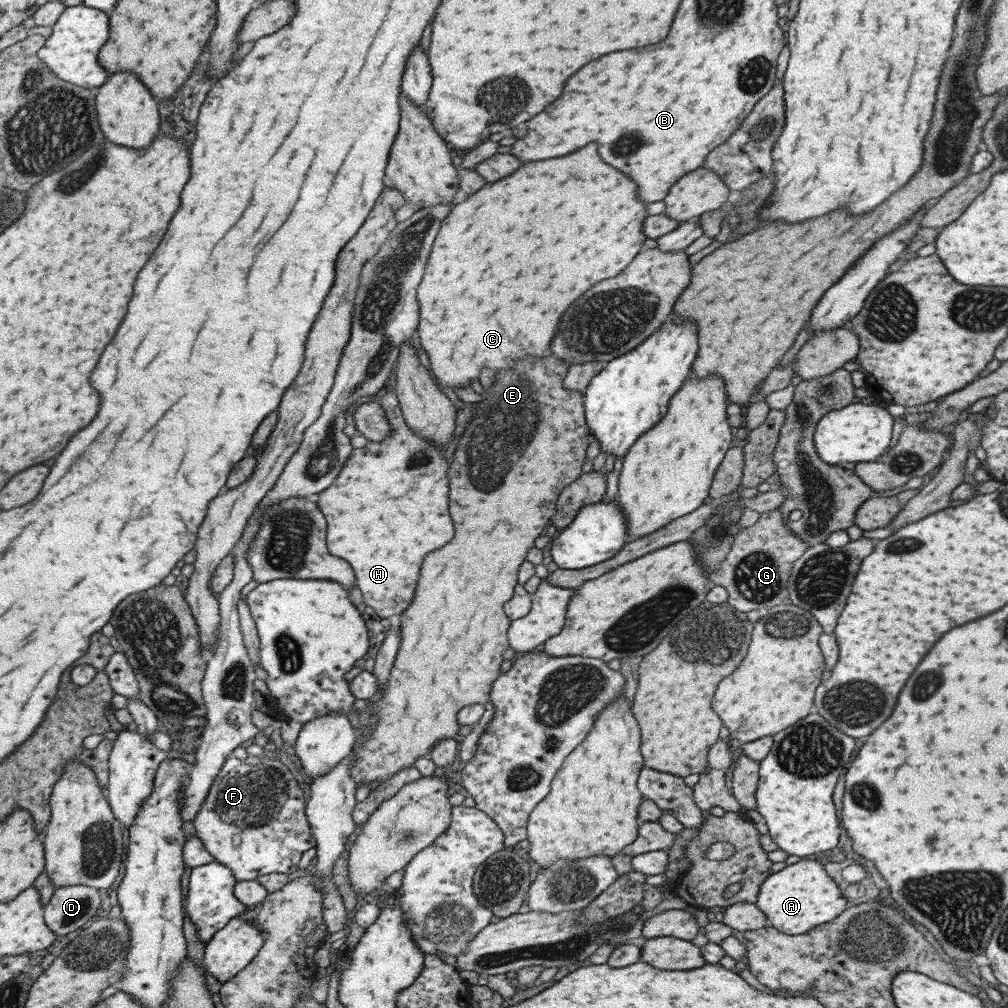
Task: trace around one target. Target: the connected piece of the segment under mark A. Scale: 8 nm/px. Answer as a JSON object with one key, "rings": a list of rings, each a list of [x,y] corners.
{"rings":[[[802,860],[771,874],[760,885],[755,905],[766,915],[769,926],[784,934],[799,935],[834,920],[847,909],[847,899],[840,890],[820,862]]]}

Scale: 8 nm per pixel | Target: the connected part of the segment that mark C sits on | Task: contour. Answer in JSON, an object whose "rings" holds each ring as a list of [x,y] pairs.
{"rings":[[[588,144],[588,146],[580,148],[576,154],[572,152],[568,156],[560,156],[556,160],[524,164],[522,168],[512,172],[512,176],[506,176],[494,184],[486,184],[482,190],[478,190],[472,196],[460,196],[448,216],[445,216],[442,221],[442,228],[433,242],[424,278],[418,288],[418,301],[421,305],[417,332],[422,348],[430,356],[432,374],[442,382],[442,386],[450,386],[450,388],[468,386],[474,378],[478,378],[480,368],[488,366],[492,370],[508,370],[514,366],[512,360],[524,358],[524,354],[540,354],[540,358],[544,358],[544,354],[550,354],[548,346],[550,346],[552,336],[556,334],[556,326],[558,326],[562,312],[566,312],[566,308],[578,296],[582,296],[586,290],[590,290],[600,280],[620,274],[624,268],[628,267],[628,262],[632,263],[632,259],[644,248],[643,244],[646,242],[647,236],[643,231],[643,222],[647,216],[648,212],[646,212],[644,202],[638,200],[636,184],[632,184],[632,180],[628,180],[628,176],[624,176],[622,172],[616,172],[616,168],[606,164],[598,156],[596,144]]]}

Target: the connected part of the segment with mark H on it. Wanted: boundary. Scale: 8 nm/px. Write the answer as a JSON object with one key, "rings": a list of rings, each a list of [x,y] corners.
{"rings":[[[389,387],[384,391],[384,396],[380,398],[380,406],[384,410],[386,418],[390,423],[391,435],[384,440],[374,442],[368,441],[362,448],[356,448],[346,459],[344,466],[338,476],[333,478],[331,485],[325,488],[322,492],[319,492],[315,496],[315,500],[318,500],[316,504],[320,506],[320,510],[324,512],[326,516],[326,522],[328,522],[328,534],[326,534],[326,542],[328,542],[328,550],[334,554],[334,556],[340,556],[344,558],[352,568],[354,568],[354,574],[356,574],[356,582],[358,582],[358,588],[362,590],[364,594],[364,602],[369,607],[373,608],[378,616],[388,618],[394,616],[394,614],[402,614],[410,602],[412,602],[412,596],[414,596],[414,590],[416,590],[416,582],[418,582],[418,576],[420,576],[420,566],[422,566],[422,560],[428,552],[432,550],[438,550],[442,548],[444,544],[448,544],[454,536],[454,524],[448,516],[448,476],[446,476],[446,470],[449,469],[449,464],[444,457],[445,453],[441,451],[438,445],[435,445],[431,440],[423,439],[420,435],[417,435],[405,421],[403,417],[397,396],[393,388]]]}

